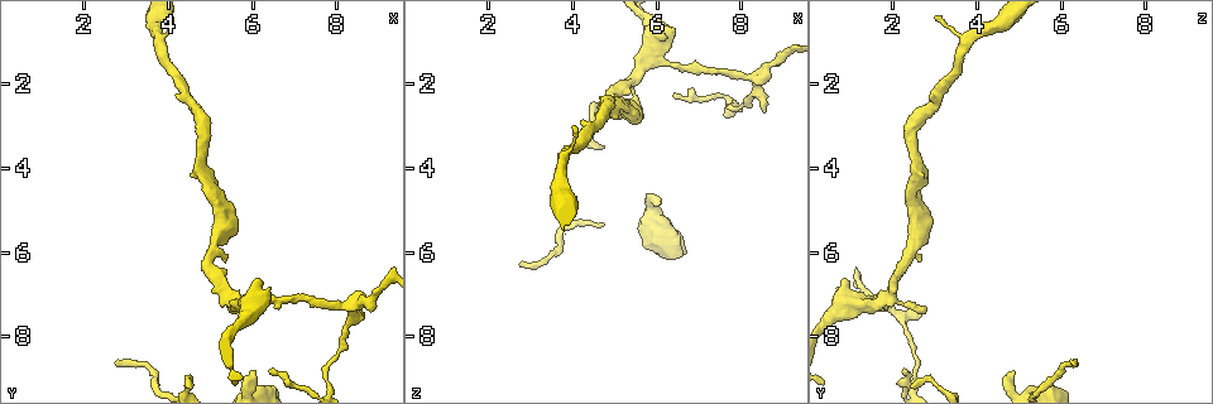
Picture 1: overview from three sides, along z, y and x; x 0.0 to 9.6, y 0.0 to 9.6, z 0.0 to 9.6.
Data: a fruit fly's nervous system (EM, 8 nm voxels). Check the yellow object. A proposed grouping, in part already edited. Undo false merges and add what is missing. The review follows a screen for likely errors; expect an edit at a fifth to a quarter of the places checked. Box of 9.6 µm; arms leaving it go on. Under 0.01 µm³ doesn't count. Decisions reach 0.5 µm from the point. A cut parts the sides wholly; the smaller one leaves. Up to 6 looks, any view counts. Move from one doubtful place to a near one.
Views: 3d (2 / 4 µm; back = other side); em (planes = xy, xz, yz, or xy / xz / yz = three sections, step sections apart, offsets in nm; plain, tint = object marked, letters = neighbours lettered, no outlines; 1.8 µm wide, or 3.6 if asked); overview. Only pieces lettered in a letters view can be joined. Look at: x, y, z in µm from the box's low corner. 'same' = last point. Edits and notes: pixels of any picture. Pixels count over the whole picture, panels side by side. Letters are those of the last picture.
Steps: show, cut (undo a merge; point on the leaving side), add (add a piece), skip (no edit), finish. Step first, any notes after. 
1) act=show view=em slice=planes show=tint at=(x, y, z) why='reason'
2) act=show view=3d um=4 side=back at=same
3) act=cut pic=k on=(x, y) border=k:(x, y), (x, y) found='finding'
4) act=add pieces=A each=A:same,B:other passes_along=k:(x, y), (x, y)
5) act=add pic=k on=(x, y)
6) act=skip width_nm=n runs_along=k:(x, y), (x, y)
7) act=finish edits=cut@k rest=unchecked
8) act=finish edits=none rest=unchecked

act=show view=em slice=planes show=letters at=(6.00, 8.80, 4.85) why='an open end'

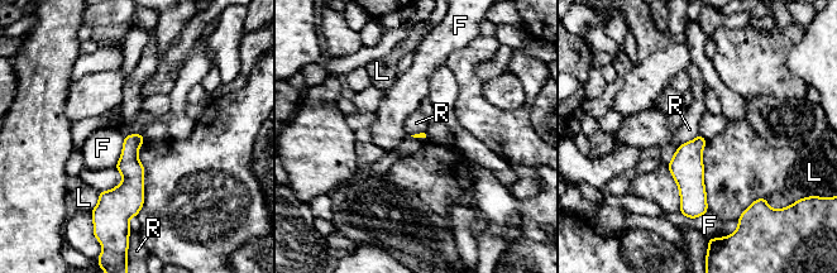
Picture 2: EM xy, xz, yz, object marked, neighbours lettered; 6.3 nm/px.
act=skip each=F:other,L:other,R:other border=2:(699, 134), (684, 142), (668, 164) found='none of them fits'

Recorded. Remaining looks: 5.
act=show view=3d um=2 at=(2.80, 8.70, 6.25) why='thin end'

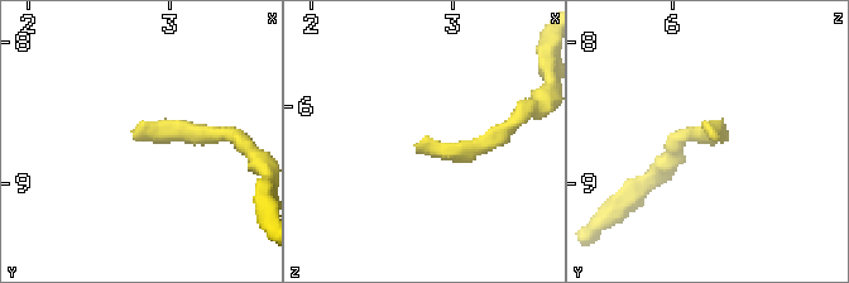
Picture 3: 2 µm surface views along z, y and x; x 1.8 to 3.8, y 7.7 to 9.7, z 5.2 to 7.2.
act=show view=em slice=yz step=8 show=letters at=(2.74, 8.66, 6.26) why='need the tissue'

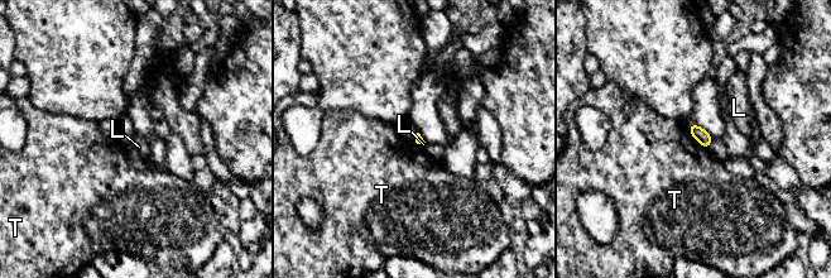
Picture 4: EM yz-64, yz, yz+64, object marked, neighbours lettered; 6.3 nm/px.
act=show view=em slice=planes show=letters at=same

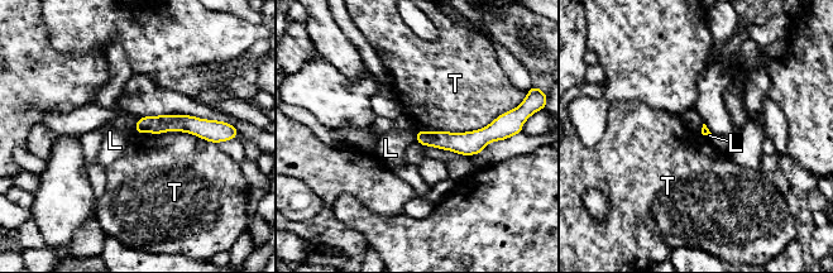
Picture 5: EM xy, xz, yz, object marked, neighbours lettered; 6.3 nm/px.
act=skip each=L:other,T:other runs_along=5:(493, 125), (477, 140), (420, 138) found='no lettered piece goes on from it'

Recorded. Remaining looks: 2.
act=finish edits=none rest=unchecked

